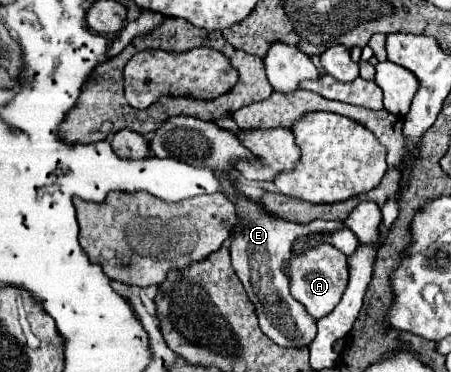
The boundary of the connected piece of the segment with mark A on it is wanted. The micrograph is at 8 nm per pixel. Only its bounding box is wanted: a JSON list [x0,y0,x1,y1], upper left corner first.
[284,242,348,318]

